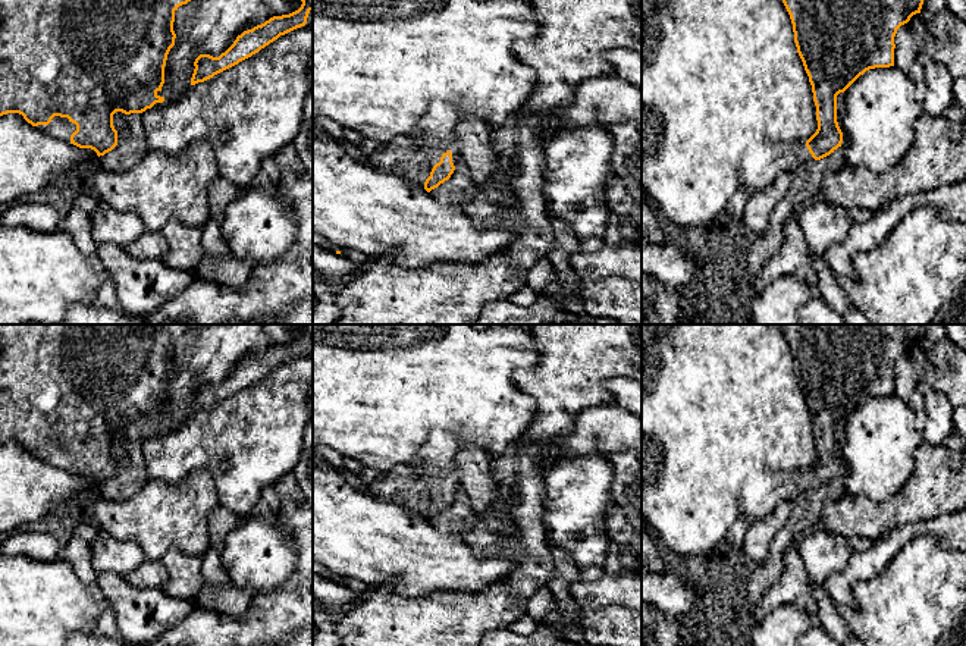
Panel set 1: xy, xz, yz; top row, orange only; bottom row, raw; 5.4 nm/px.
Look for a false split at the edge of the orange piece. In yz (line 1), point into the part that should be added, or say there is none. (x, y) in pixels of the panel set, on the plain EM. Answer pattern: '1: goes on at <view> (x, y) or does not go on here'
1: does not go on here

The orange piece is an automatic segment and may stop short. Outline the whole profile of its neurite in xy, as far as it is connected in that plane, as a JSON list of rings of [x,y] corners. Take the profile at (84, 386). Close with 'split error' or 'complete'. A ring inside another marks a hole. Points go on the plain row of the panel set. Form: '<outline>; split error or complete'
[[[0,324],[0,445],[19,442],[32,455],[47,454],[48,462],[79,477],[91,477],[104,484],[117,474],[117,460],[113,443],[142,442],[164,426],[157,421],[164,413],[164,395],[170,377],[175,374],[175,341],[197,324]]]; split error

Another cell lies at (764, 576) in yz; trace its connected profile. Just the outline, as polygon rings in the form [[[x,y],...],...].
[[[846,423],[837,424],[837,451],[843,461],[841,474],[829,484],[802,493],[793,502],[793,514],[787,524],[777,533],[771,542],[769,555],[763,564],[756,565],[747,580],[747,603],[753,609],[763,595],[781,576],[784,570],[784,552],[790,545],[819,526],[818,511],[821,501],[825,498],[838,499],[846,493],[846,477],[849,476],[849,465],[843,457],[846,445]]]

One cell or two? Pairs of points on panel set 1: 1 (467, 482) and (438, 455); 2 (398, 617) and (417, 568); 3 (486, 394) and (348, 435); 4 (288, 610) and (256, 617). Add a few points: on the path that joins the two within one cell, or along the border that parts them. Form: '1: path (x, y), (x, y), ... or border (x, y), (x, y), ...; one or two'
1: border (460, 447), (455, 455), (455, 474), (463, 489); two
2: border (373, 588), (389, 585), (404, 596), (439, 590); two
3: path (452, 394), (391, 394), (382, 403); one
4: path (281, 611), (272, 617), (263, 617); one

